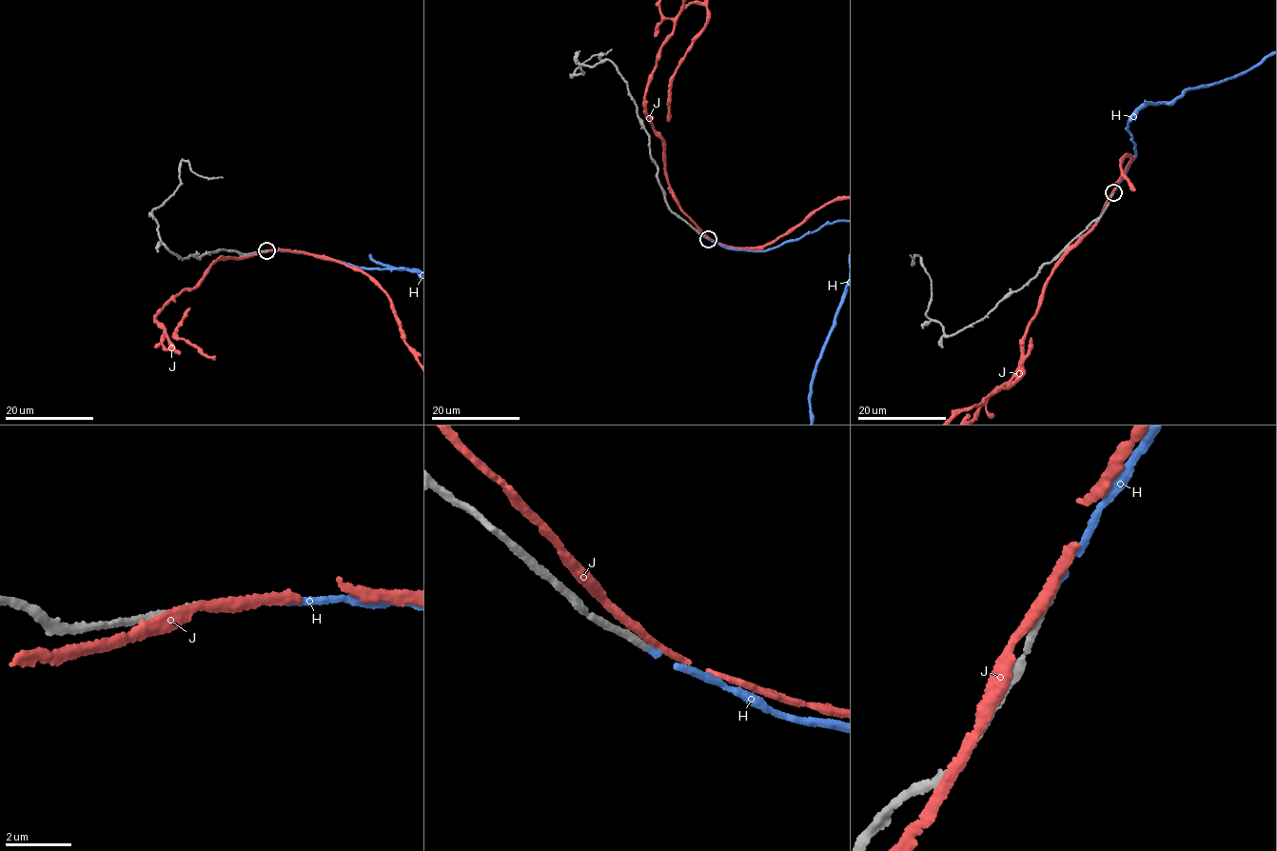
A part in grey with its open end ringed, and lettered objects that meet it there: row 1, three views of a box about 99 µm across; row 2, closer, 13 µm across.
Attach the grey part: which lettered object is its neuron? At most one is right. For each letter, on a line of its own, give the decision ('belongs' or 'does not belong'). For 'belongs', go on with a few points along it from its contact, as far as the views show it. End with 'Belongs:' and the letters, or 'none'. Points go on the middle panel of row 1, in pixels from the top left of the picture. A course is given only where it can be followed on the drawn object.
H: belongs
J: does not belong
Belongs: H

